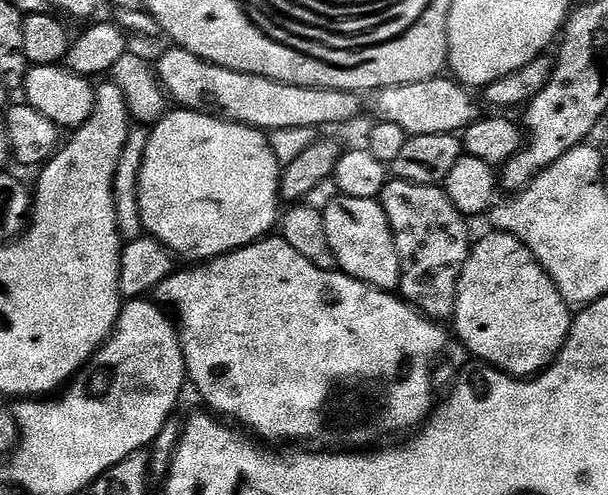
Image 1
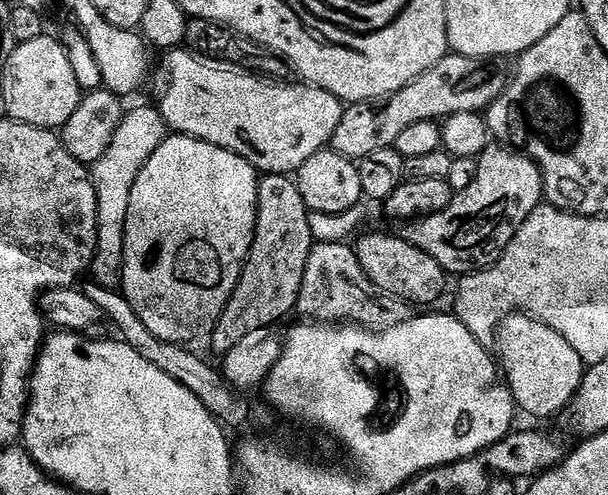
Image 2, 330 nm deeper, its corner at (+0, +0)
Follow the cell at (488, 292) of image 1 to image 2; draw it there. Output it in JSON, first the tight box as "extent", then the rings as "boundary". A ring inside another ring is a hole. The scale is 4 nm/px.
{"extent":[498,311,586,416],"boundary":[[[518,311],[500,325],[499,344],[498,360],[503,375],[504,372],[508,375],[506,383],[523,415],[525,412],[528,416],[556,416],[575,400],[580,383],[584,381],[586,365],[578,350],[574,350],[558,330],[550,330],[550,326],[536,317]]]}

